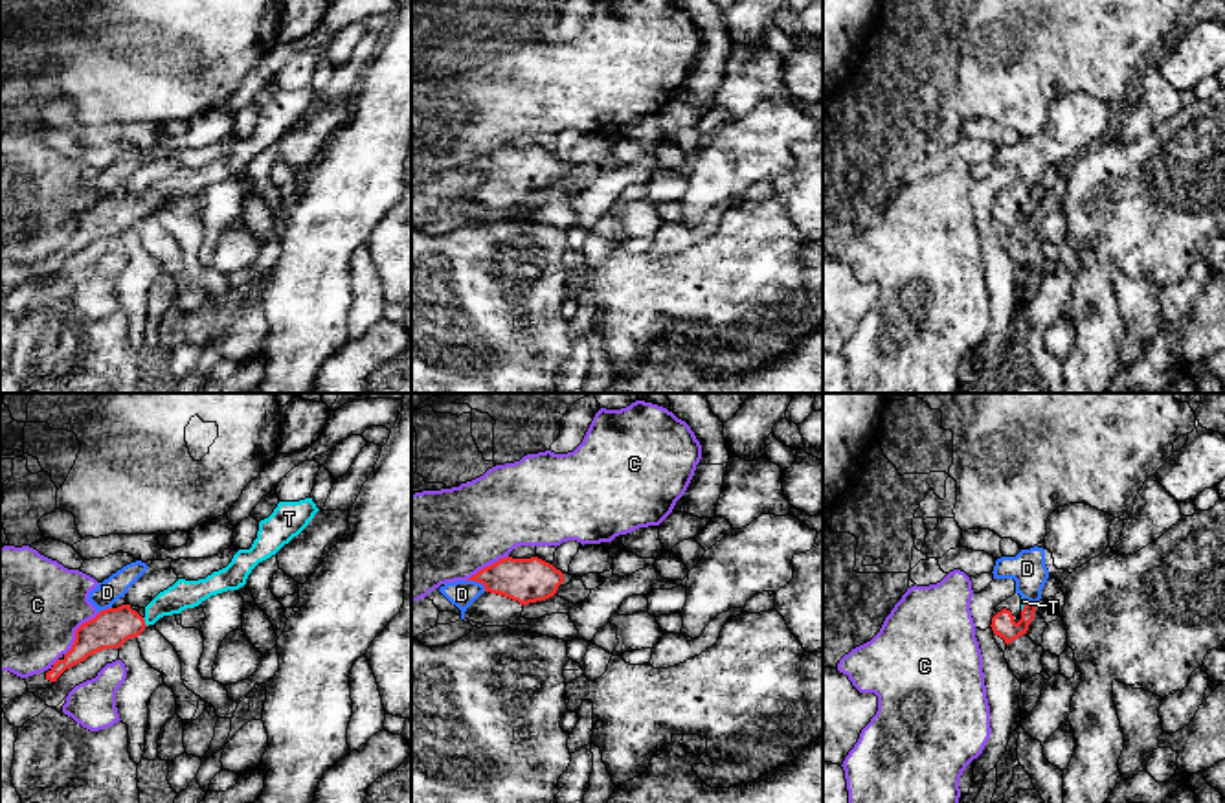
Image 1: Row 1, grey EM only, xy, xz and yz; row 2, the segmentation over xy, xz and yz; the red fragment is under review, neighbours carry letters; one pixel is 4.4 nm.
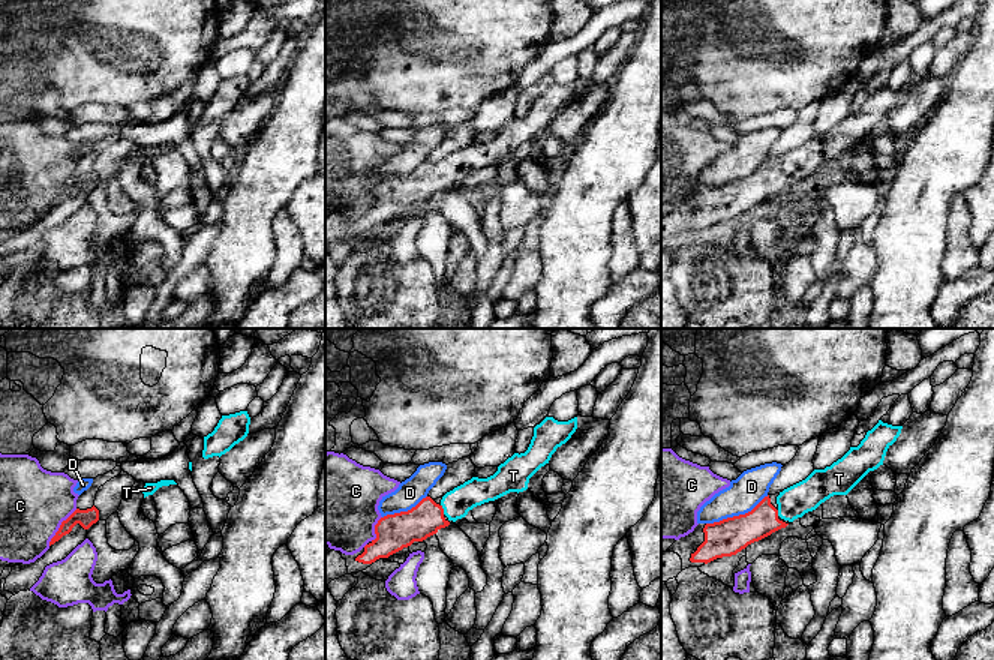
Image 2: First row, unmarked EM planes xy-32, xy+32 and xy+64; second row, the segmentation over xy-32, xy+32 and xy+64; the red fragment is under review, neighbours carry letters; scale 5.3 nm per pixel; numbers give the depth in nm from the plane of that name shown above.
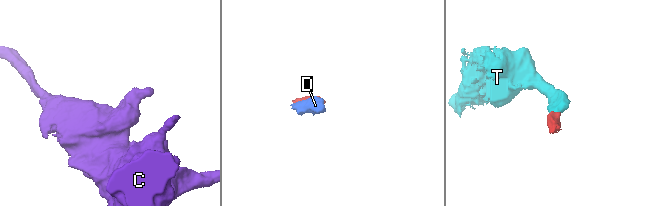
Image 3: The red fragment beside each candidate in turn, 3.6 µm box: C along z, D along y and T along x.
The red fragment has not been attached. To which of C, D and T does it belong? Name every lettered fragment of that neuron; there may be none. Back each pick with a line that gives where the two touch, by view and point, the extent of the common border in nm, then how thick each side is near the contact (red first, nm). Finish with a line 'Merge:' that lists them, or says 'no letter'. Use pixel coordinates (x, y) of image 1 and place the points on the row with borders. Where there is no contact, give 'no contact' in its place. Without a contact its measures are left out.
T: contact xy (144, 622); length 50 nm; calibres 170 and 130 nm
Merge: T

